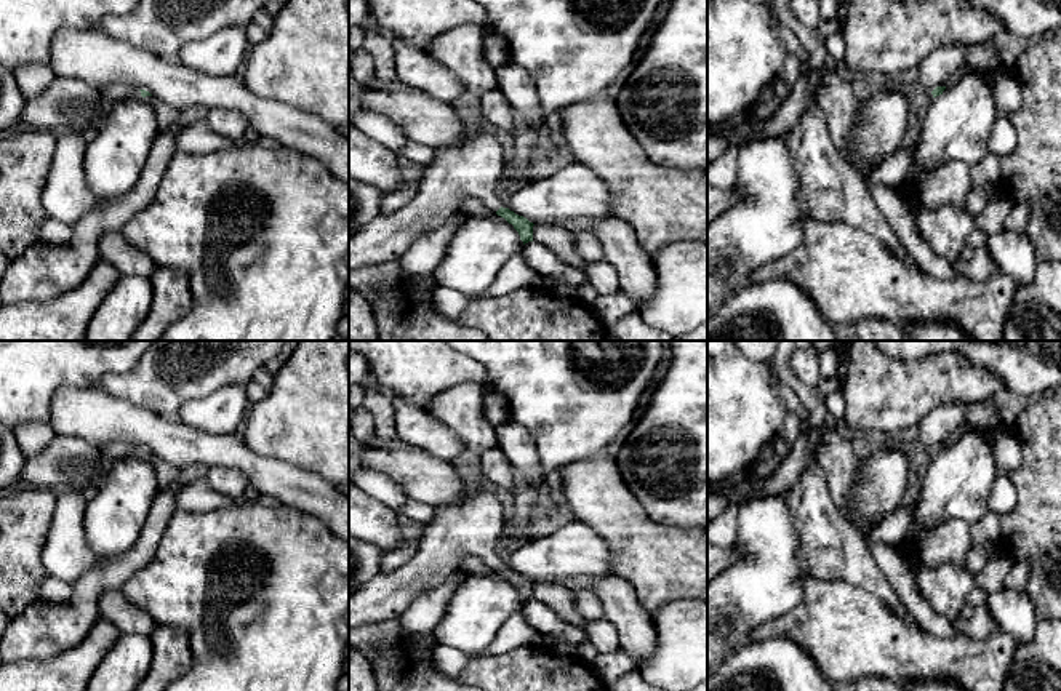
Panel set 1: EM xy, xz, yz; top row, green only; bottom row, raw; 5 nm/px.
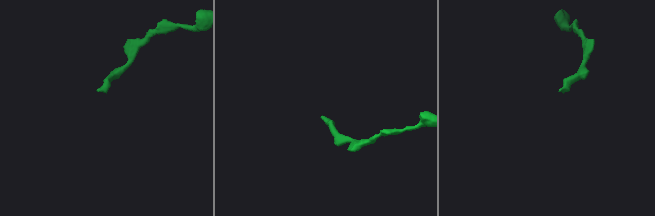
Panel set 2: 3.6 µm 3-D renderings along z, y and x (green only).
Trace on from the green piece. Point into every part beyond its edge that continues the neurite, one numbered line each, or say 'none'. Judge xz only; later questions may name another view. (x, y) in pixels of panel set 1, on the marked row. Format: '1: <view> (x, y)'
1: xz (472, 168)

